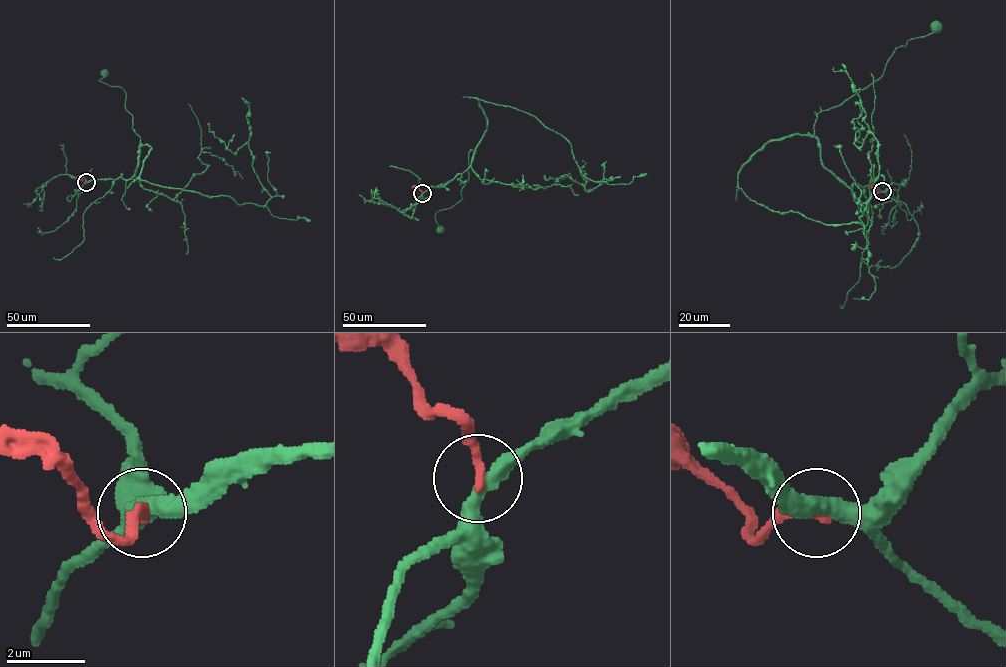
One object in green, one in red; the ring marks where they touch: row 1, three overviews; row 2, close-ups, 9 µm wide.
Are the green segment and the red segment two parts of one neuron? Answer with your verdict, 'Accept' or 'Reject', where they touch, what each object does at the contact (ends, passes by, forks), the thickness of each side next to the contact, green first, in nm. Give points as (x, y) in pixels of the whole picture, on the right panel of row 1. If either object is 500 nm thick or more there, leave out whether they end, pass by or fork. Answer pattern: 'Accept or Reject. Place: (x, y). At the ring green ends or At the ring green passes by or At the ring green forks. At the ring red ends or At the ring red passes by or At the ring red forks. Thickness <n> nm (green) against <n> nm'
Reject. Place: (882, 191). At the ring green passes by. At the ring red ends. Thickness 400 nm (green) against 280 nm

